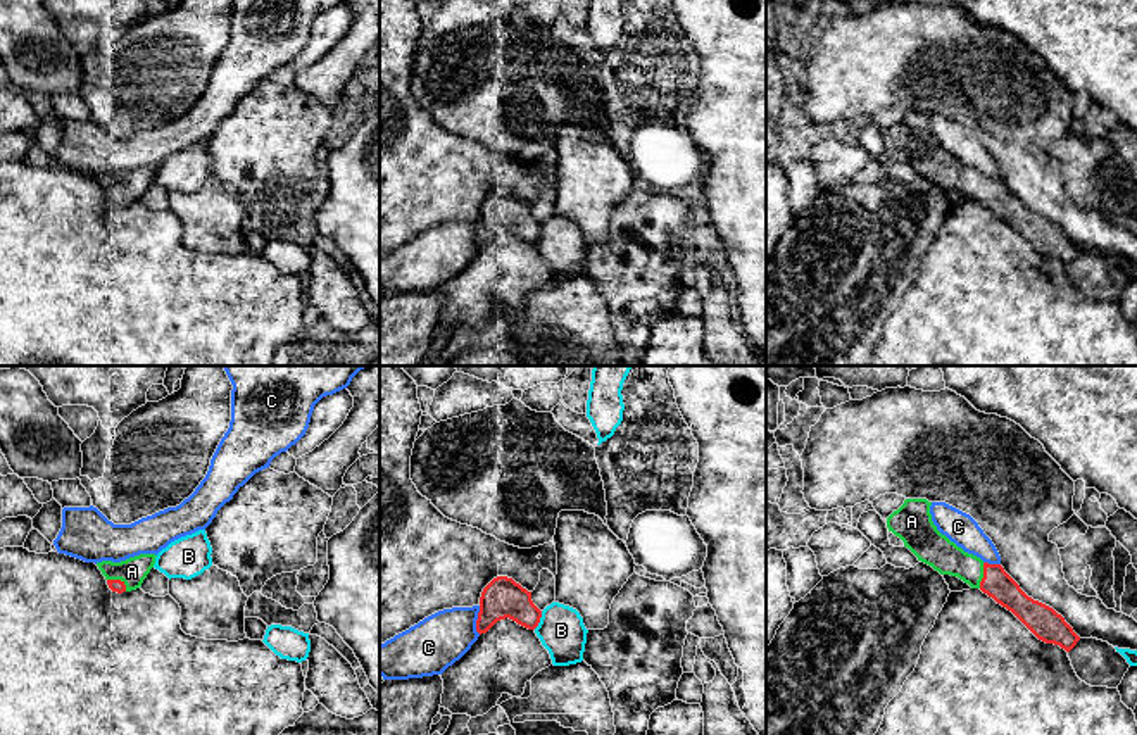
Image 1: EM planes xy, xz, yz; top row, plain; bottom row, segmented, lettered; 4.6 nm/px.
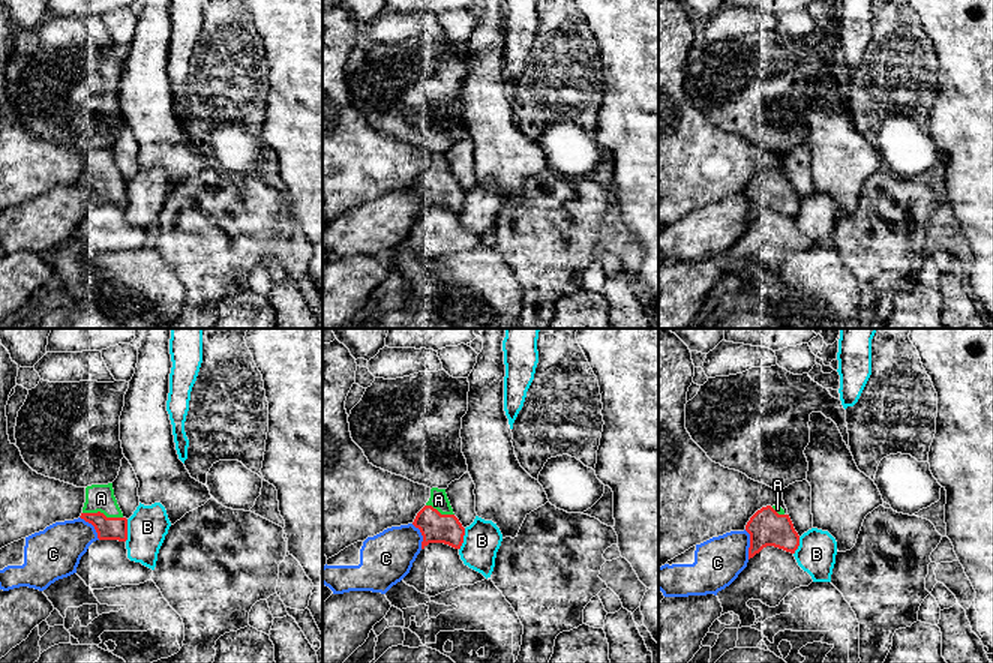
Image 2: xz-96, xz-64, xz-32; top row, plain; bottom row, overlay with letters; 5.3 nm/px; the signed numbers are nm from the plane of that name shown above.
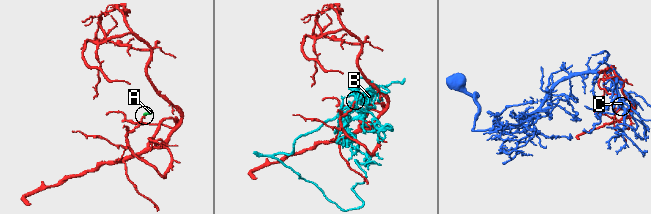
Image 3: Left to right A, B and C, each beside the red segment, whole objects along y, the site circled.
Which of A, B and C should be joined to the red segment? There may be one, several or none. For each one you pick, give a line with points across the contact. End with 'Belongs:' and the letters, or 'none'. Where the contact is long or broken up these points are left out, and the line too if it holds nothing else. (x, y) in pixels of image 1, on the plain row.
Belongs: A

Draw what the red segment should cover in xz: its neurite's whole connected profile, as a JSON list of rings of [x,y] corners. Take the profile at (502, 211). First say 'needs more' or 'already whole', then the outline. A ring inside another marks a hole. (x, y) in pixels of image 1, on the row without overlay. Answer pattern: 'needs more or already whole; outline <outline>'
already whole; outline [[[497,190],[481,205],[476,245],[480,248],[487,247],[497,235],[506,231],[535,243],[542,224],[533,217],[531,205],[512,192]]]

